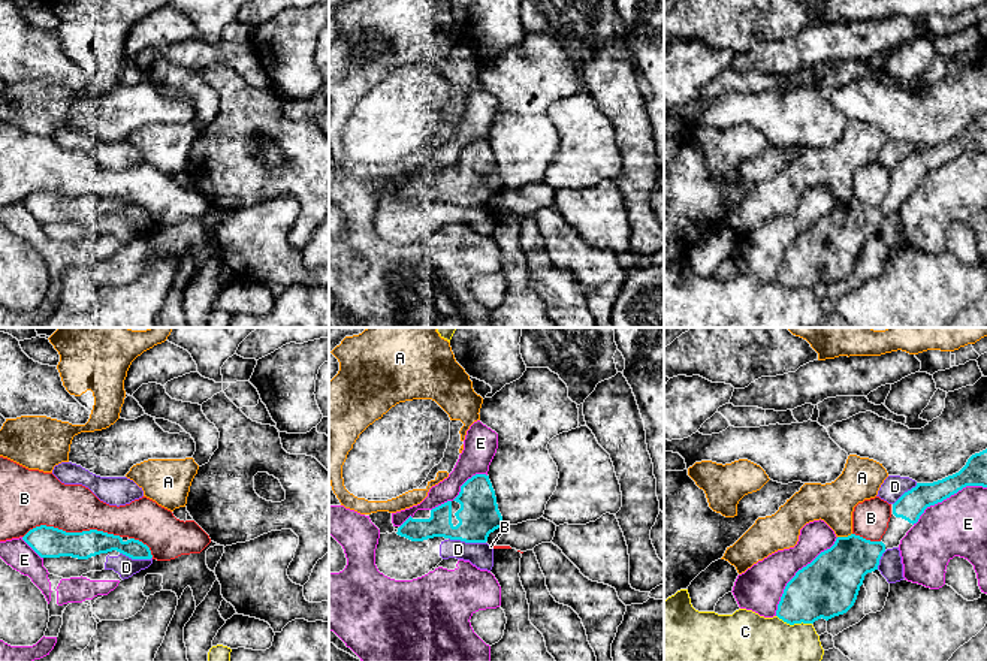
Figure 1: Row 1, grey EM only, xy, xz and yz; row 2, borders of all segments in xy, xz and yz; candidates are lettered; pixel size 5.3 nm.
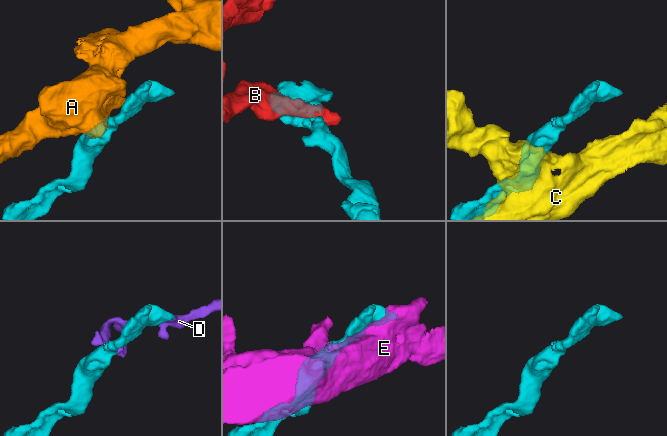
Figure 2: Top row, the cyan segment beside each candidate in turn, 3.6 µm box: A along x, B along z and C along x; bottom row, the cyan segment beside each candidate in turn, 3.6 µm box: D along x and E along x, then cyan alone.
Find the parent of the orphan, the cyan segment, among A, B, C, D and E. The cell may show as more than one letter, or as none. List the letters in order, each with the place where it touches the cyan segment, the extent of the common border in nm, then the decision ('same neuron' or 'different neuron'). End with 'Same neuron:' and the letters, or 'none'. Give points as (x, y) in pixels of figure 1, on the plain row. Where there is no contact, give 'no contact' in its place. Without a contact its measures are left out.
A: yz (844, 202) | 80 nm | different neuron
B: xy (71, 198) | 550 nm | different neuron
C: yz (794, 287) | 200 nm | different neuron
D: xz (467, 207) | 200 nm | different neuron
E: yz (796, 238) | 550 nm | same neuron
Same neuron: E

